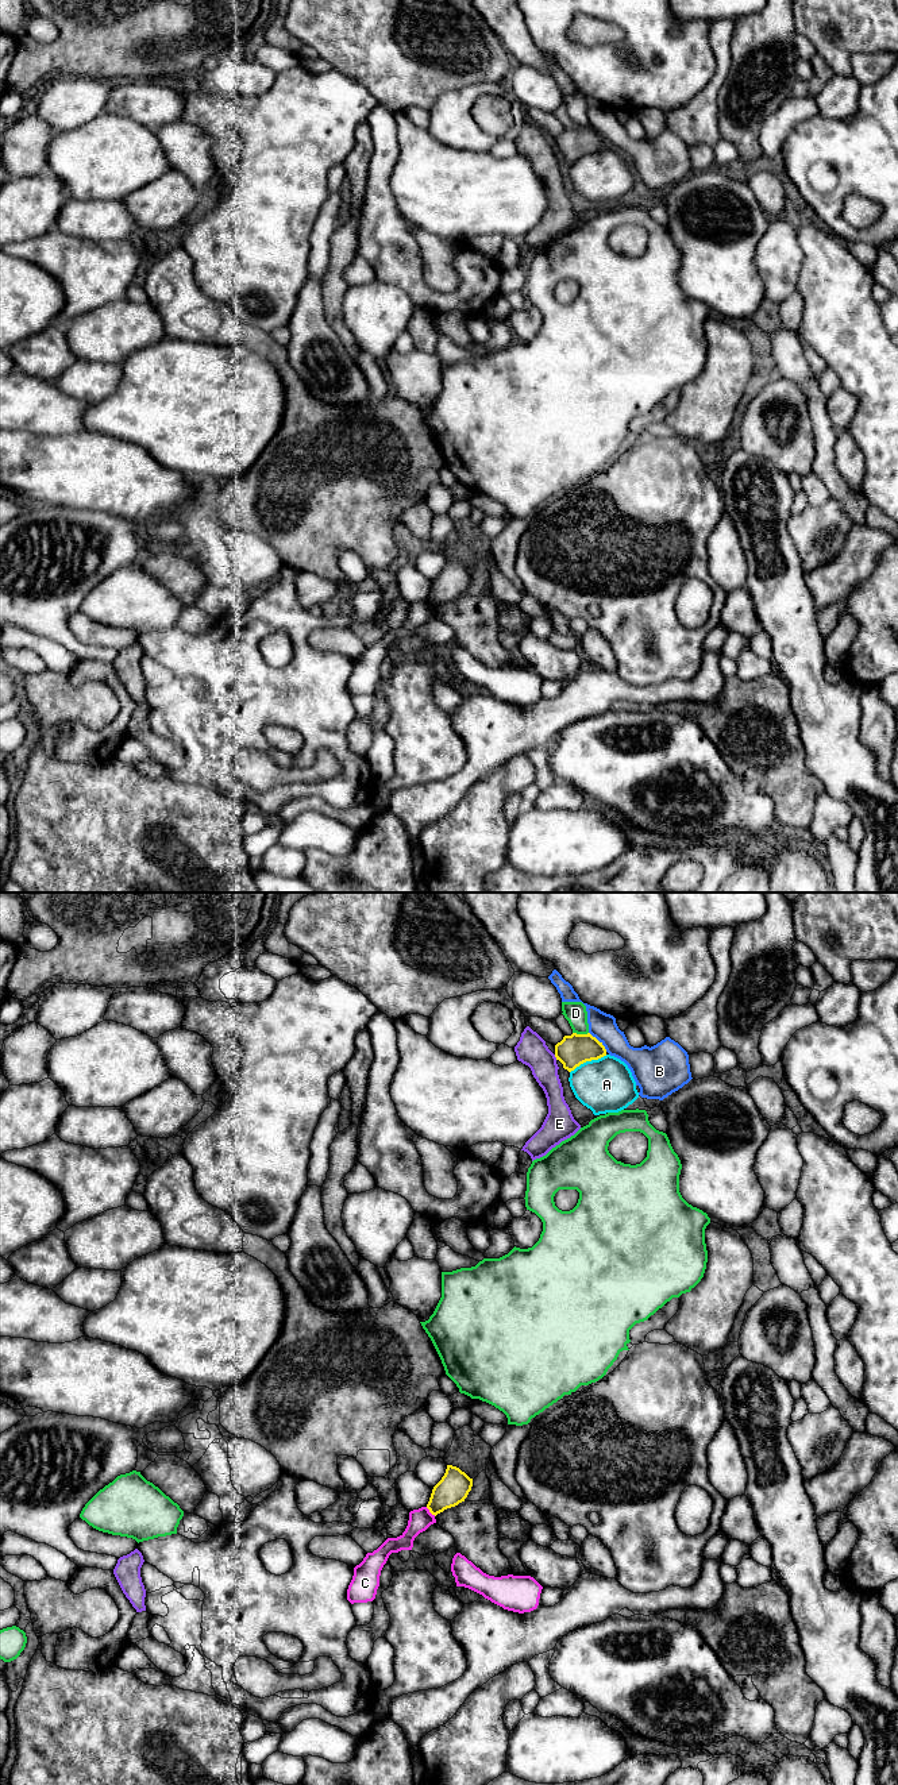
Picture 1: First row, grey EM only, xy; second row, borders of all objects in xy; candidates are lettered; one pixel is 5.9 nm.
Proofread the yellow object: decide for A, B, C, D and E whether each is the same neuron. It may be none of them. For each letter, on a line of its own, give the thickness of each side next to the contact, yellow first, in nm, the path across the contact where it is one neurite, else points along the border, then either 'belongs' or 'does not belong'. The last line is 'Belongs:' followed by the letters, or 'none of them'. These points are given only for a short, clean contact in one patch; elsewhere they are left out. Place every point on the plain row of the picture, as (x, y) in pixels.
A: 190/320 nm | does not belong
B: 190/160 nm | does not belong
C: 190/130 nm | along xy (426, 600), (435, 608) | does not belong
D: 190/130 nm | does not belong
E: 190/180 nm | does not belong
Belongs: none of them

